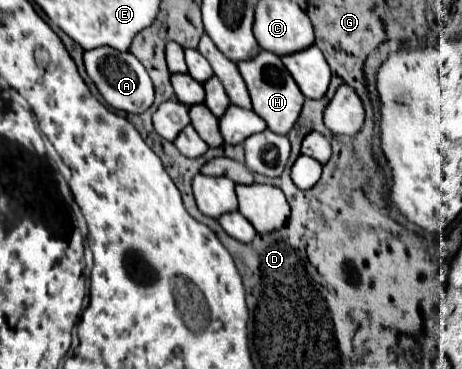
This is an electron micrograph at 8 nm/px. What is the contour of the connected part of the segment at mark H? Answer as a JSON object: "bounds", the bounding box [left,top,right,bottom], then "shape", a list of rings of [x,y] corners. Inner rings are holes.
{"bounds":[238,51,304,135],"shape":[[[260,51],[256,57],[242,61],[238,65],[238,71],[248,87],[254,113],[258,113],[274,133],[286,135],[294,127],[294,121],[298,119],[298,115],[302,111],[304,97],[302,97],[298,85],[294,85],[294,79],[290,77],[290,73],[286,73],[286,67],[282,65],[280,57],[270,51]]]}

